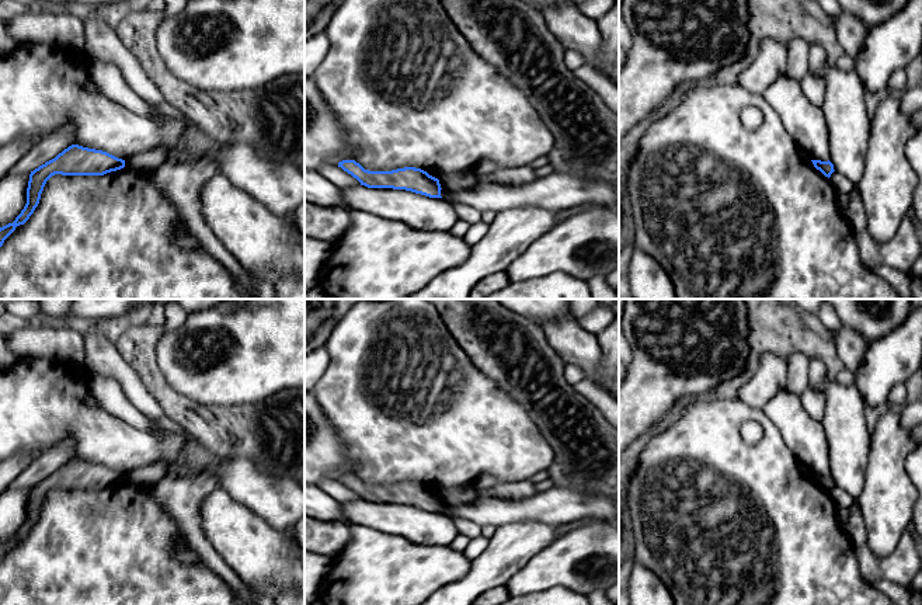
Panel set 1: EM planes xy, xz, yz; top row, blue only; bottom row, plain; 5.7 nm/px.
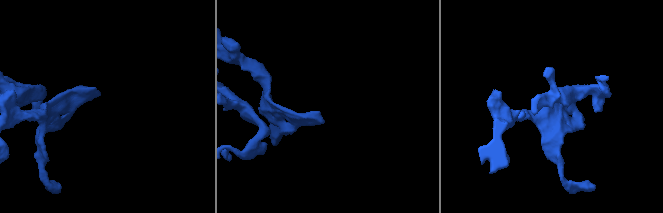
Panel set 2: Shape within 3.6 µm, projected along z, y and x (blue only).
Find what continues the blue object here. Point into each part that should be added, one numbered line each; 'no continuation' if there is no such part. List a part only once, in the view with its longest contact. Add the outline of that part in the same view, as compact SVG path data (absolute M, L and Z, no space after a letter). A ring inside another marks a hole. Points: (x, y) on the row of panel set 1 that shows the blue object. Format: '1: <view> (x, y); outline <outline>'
no continuation

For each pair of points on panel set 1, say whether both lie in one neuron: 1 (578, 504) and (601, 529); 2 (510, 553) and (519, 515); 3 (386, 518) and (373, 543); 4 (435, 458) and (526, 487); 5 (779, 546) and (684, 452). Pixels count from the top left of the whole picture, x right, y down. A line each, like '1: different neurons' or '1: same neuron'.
1: different neurons
2: different neurons
3: different neurons
4: different neurons
5: same neuron

